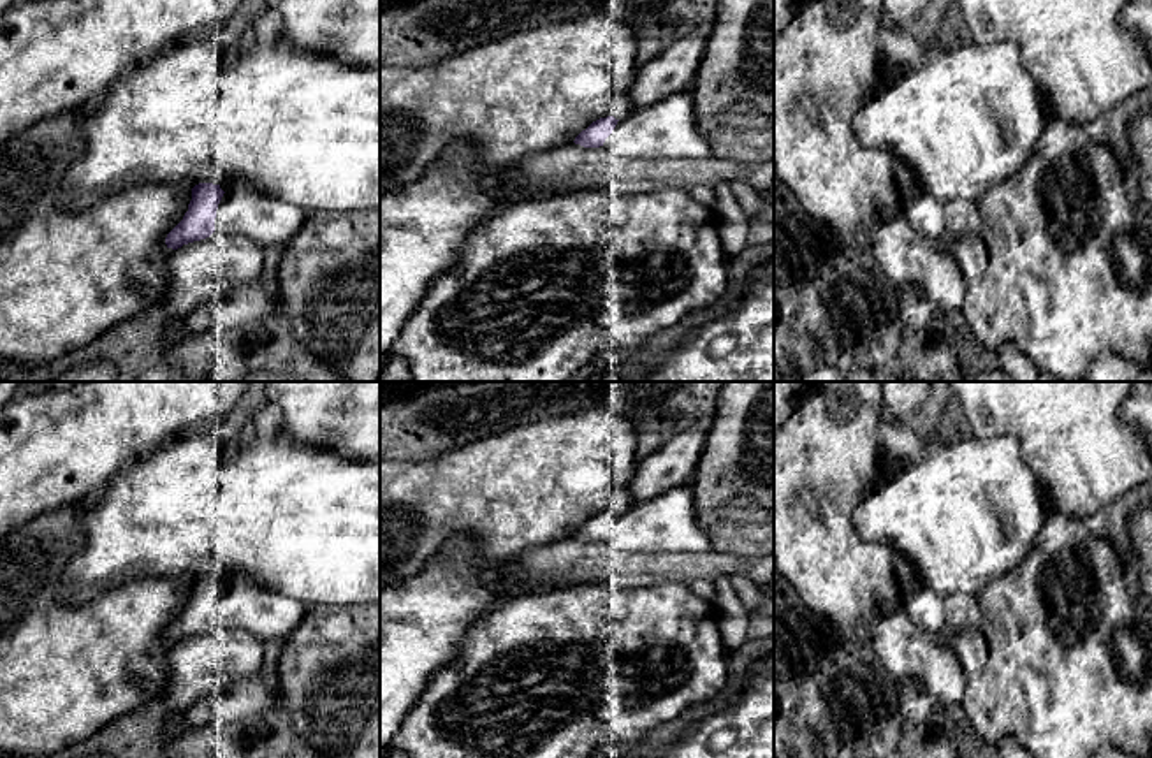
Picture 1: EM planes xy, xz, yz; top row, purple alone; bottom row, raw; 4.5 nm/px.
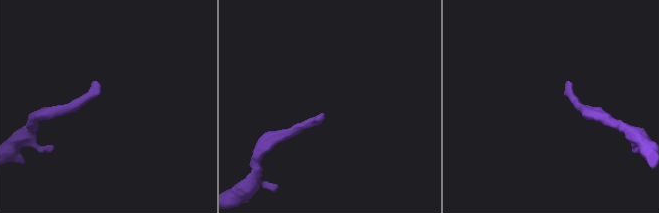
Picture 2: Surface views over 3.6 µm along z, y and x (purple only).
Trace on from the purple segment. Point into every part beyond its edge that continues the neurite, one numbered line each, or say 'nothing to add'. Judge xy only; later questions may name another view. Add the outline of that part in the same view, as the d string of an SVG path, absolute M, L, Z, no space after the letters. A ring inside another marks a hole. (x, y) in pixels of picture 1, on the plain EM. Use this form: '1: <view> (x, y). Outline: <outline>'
1: xy (245, 604). Outline: M230 577L215 612L215 624L239 628L260 640L285 640L303 621L310 605L264 587L255 577Z

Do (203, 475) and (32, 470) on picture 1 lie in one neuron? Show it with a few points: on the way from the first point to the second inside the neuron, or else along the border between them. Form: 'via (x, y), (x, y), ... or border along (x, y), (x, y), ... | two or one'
border along (152, 452), (138, 458), (97, 493), (83, 498) | two

